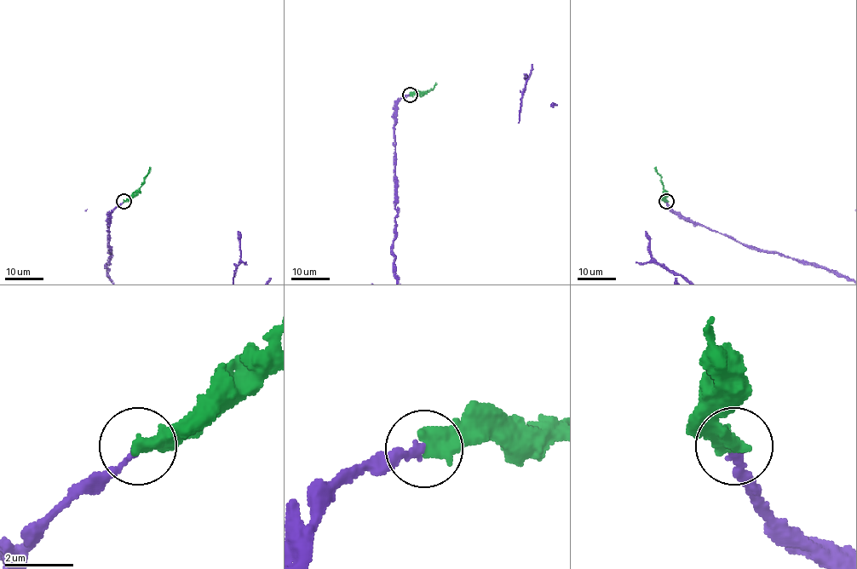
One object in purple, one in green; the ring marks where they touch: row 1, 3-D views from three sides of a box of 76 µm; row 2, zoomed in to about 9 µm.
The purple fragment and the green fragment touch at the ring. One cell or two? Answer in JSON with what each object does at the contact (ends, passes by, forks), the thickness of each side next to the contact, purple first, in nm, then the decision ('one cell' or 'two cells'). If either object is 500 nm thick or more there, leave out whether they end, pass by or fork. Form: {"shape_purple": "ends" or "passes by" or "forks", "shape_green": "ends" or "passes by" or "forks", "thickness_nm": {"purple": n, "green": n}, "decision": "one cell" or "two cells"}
{"thickness_nm": {"purple": 180, "green": 550}, "decision": "one cell"}

